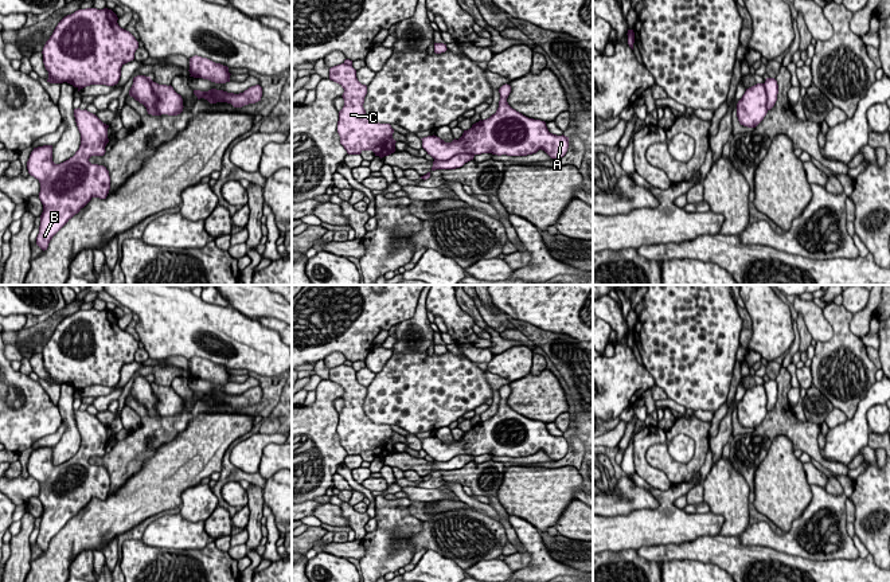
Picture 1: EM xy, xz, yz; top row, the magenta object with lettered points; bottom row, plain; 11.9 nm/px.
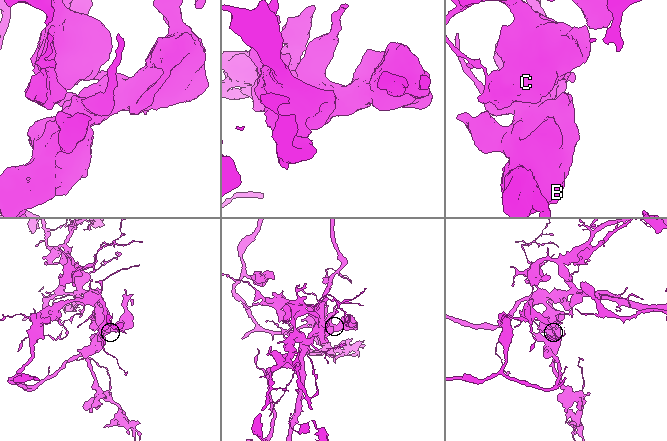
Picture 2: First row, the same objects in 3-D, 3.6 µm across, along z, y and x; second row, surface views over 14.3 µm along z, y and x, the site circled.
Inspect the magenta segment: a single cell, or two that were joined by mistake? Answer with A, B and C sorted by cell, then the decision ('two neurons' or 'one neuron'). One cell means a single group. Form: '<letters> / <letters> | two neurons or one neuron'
A B / C | two neurons

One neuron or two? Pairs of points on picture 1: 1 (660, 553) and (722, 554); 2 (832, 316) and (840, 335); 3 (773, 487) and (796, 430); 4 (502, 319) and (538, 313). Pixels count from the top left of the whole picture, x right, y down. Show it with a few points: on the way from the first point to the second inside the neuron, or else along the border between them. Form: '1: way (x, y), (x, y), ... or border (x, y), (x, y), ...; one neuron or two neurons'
1: way (675, 551), (707, 551); one neuron
2: way (836, 320), (840, 324), (840, 331); one neuron
3: border (791, 440), (785, 436), (777, 436), (764, 460); two neurons
4: border (491, 299), (491, 303), (508, 316); two neurons

